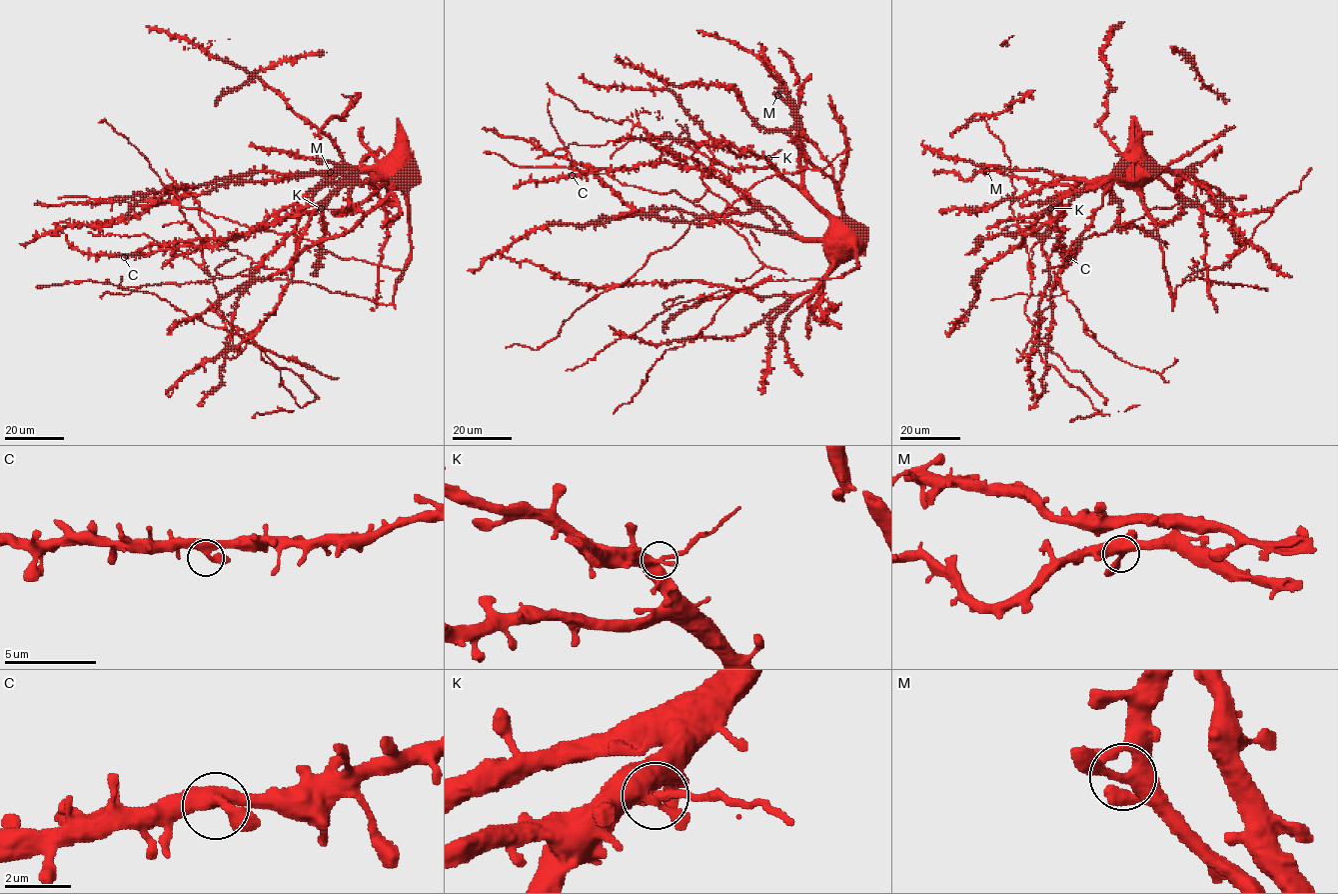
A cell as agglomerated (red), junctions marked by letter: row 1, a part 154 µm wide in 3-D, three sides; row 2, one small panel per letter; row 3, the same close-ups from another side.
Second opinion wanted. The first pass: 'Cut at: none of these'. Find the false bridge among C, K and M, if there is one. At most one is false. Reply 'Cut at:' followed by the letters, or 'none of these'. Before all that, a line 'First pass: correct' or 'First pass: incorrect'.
First pass: incorrect
Cut at: K

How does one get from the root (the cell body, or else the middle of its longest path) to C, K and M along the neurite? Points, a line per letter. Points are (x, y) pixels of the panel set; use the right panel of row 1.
C: (1123, 170), (1083, 180), (1060, 201), (1062, 216), (1057, 227), (1062, 232), (1055, 246), (1060, 246), (1068, 258)
K: (1123, 170), (1080, 181), (1050, 208)
M: (1123, 170), (1117, 170), (1093, 186), (1077, 189), (1068, 186), (1033, 183), (997, 170), (986, 171)

